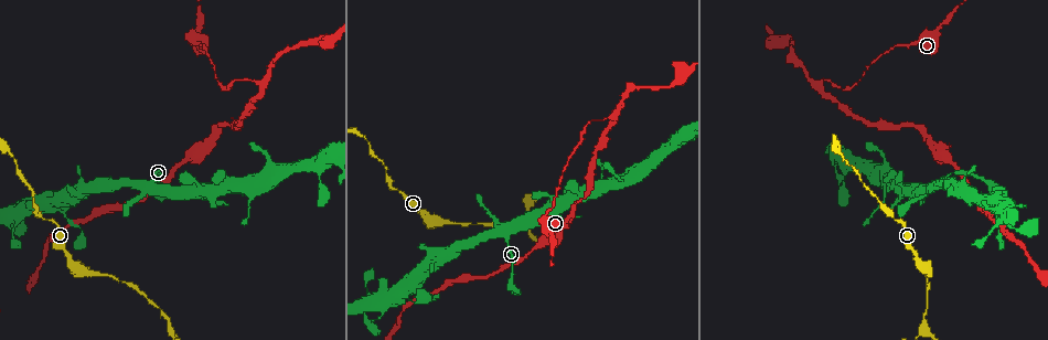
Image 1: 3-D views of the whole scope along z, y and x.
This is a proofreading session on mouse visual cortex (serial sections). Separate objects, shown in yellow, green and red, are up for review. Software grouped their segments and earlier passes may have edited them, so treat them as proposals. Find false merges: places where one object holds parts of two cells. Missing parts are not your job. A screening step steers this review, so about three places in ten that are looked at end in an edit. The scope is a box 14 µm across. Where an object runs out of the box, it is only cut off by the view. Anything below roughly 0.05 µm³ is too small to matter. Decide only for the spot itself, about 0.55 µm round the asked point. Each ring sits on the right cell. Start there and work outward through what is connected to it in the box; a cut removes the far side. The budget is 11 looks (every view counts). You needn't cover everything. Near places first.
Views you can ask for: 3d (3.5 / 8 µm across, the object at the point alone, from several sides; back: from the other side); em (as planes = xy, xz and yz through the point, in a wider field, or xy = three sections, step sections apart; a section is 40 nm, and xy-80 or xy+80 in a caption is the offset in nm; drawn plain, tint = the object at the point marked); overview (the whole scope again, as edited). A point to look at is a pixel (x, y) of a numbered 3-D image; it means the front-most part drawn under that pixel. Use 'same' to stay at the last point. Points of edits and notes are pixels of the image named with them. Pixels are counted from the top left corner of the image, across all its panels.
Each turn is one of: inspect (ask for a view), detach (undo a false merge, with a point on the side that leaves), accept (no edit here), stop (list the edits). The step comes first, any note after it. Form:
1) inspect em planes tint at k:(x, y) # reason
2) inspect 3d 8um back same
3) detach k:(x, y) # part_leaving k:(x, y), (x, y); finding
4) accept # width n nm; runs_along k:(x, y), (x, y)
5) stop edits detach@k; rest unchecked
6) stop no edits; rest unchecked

inspect 3d 8um at 1:(147, 183) # thin arm on a thick one

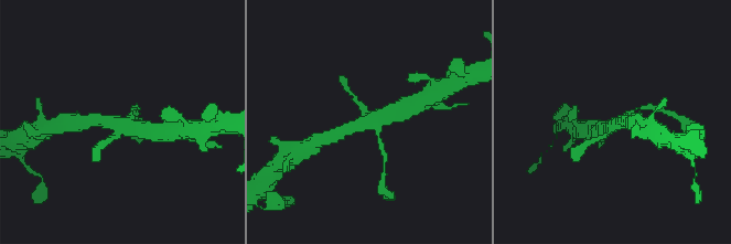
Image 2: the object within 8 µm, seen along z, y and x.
inspect 3d 3.5um back at 2:(371, 124) # zoom in

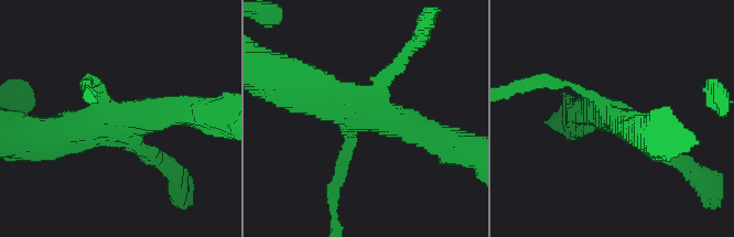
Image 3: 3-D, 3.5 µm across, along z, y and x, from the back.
inspect em planes tint at 3:(120, 117) # arms 4; arm_widths 150, 200, 400, 500 nm; now the EM

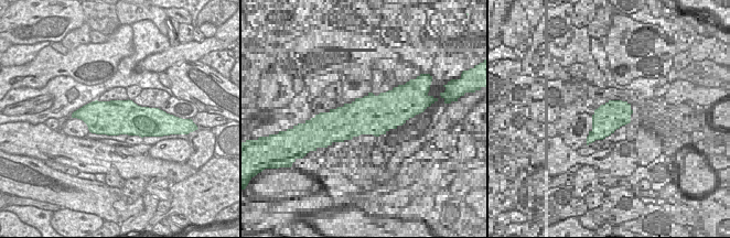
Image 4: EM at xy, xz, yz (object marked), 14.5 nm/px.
accept # runs_along 3:(341, 165), (365, 115), (435, 137); one cell here

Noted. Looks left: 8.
inspect 3d 3.5um at 1:(922, 325) # arms part here

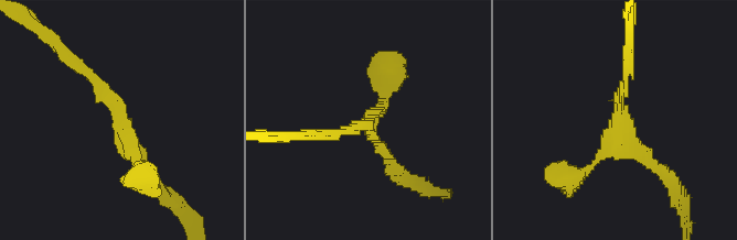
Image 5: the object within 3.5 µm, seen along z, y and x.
inspect em xy step 2 tint at 5:(122, 122)

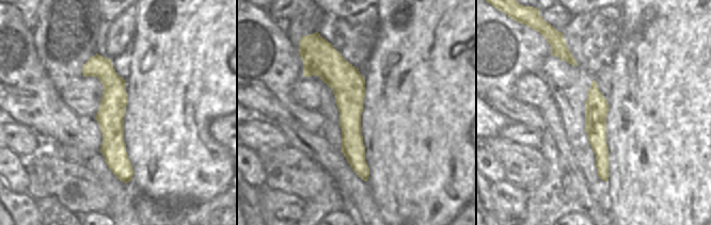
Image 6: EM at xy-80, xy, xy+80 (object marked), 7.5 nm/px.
accept # arm_widths 150, 150, 200 nm; one cell here

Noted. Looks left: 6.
inspect 3d 3.5um at 1:(610, 116) # three arms meet

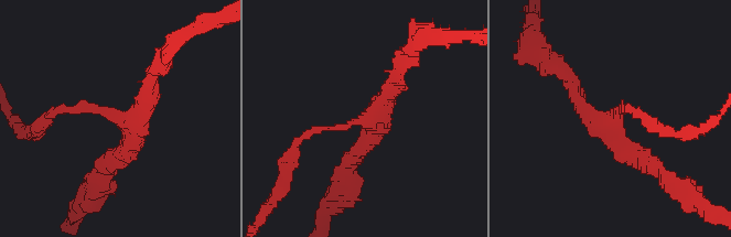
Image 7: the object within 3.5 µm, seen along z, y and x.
inspect em xy step 2 tint at 7:(366, 119) # arms 3; arm_widths 100, 200, 250 nm

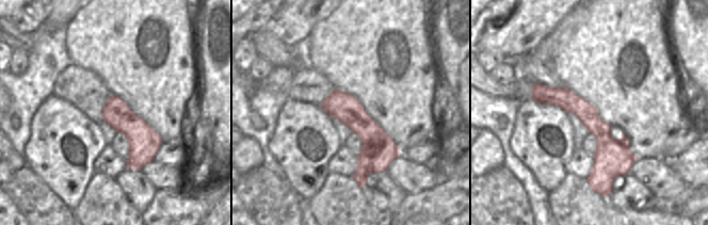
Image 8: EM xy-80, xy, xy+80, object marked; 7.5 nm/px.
inspect em xy step 1 tint same # cut it another way

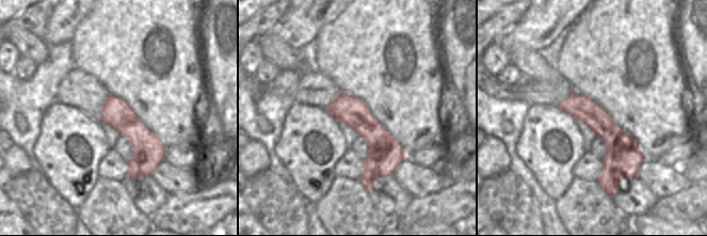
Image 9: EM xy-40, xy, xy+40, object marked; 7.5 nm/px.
accept # runs_along 9:(573, 95), (613, 137), (609, 186); all the same cell

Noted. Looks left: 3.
inspect 3d 3.5um at 1:(76, 226) # a narrow waist

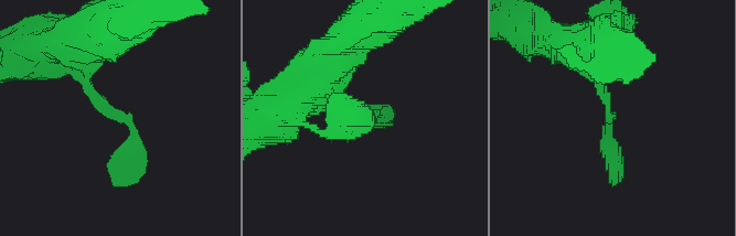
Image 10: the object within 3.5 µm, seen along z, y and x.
inspect em planes tint at 10:(114, 112) # arm_widths 250, 300 nm; need the tissue

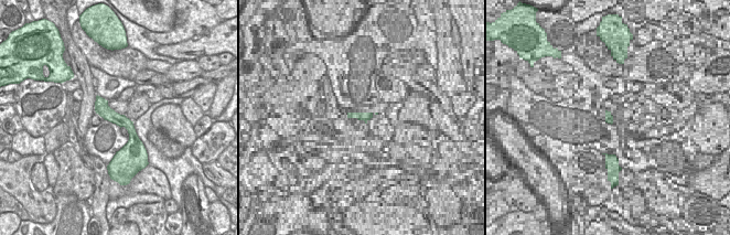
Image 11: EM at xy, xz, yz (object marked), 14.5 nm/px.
inspect em xy step 2 tint same # another direction

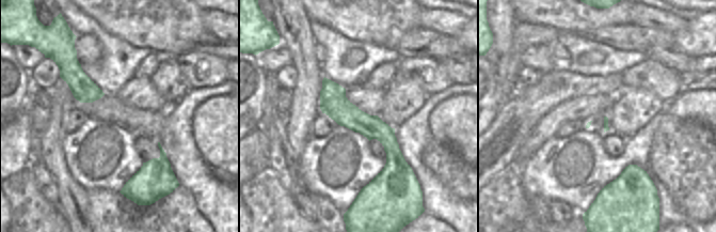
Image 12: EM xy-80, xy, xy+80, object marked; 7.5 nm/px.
accept # runs_along 12:(325, 81), (391, 144), (392, 168), (367, 188); all the same cell

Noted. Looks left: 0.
stop no edits; rest unchecked

